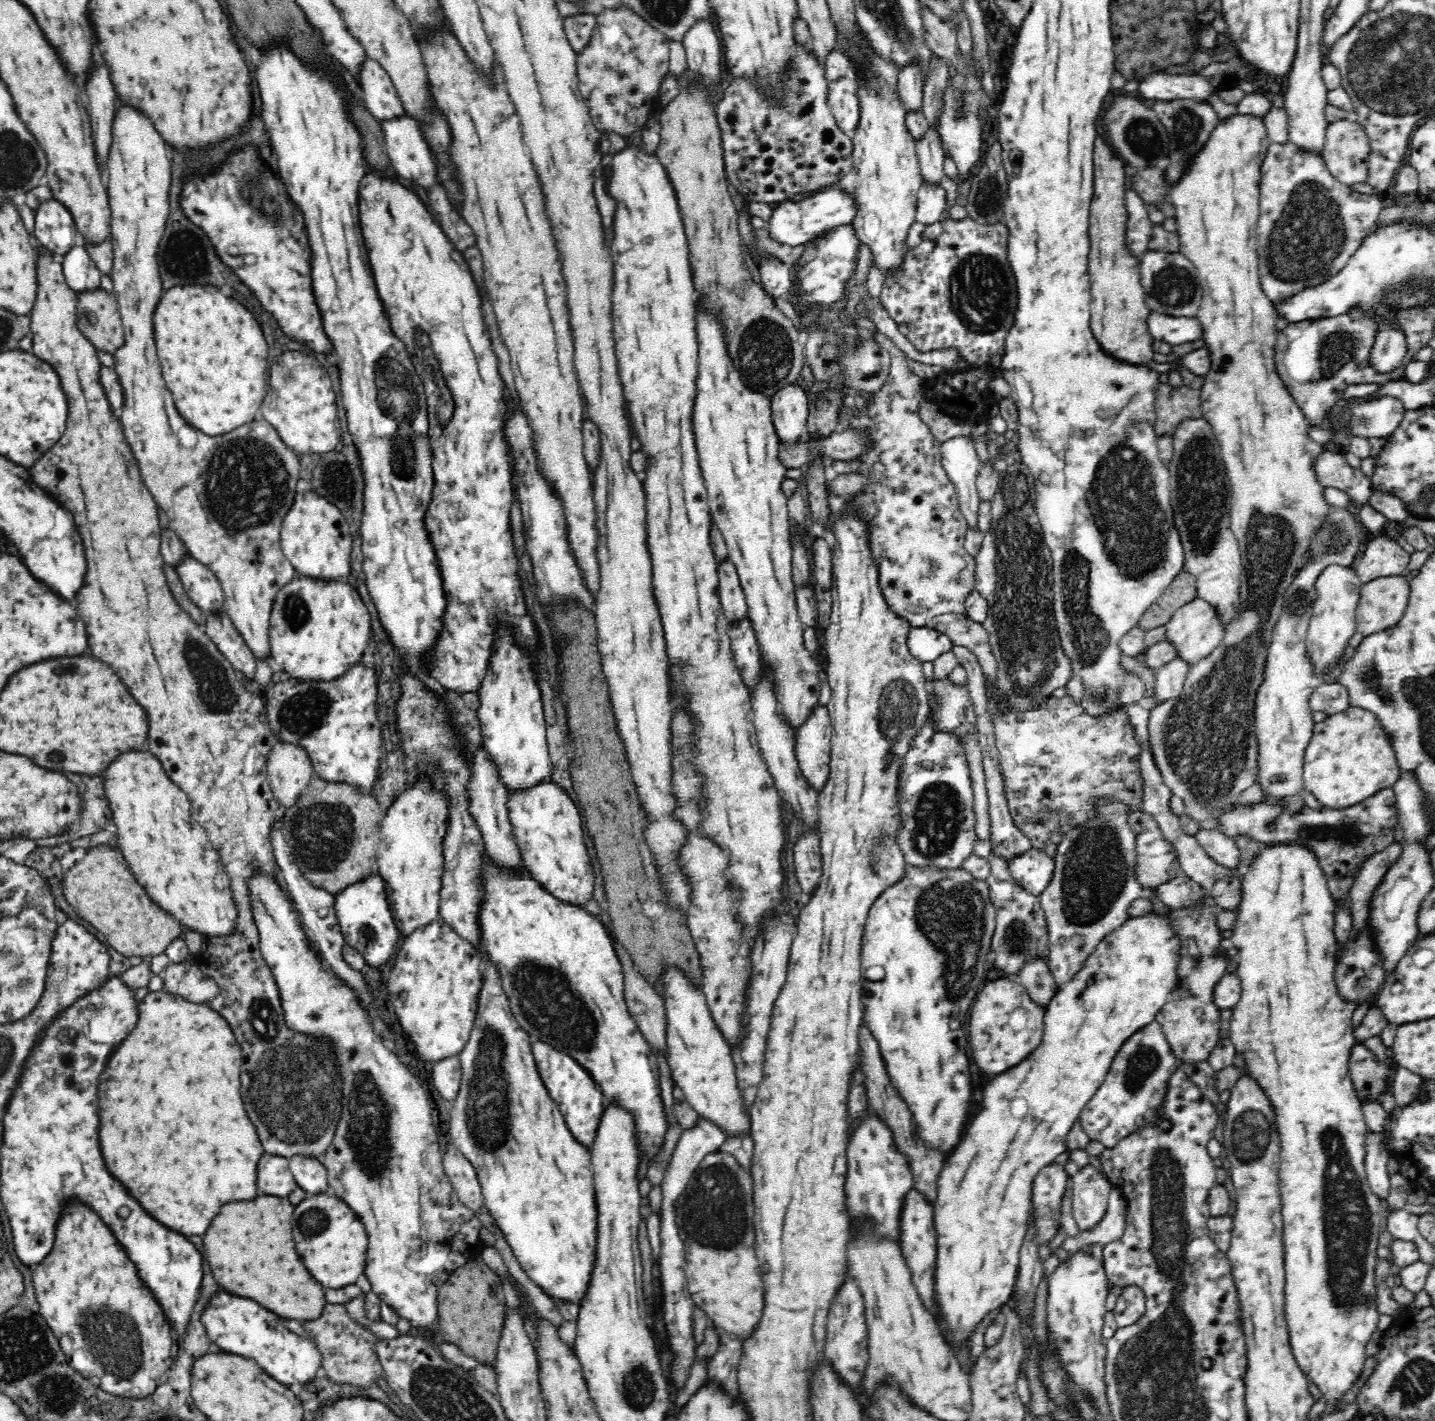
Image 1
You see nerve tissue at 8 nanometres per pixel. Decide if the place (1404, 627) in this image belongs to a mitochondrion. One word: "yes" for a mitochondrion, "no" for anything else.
no

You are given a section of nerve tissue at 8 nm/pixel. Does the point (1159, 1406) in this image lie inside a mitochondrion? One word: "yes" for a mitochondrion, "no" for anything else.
yes

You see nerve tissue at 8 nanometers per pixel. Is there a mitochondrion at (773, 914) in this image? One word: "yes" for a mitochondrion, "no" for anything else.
no

